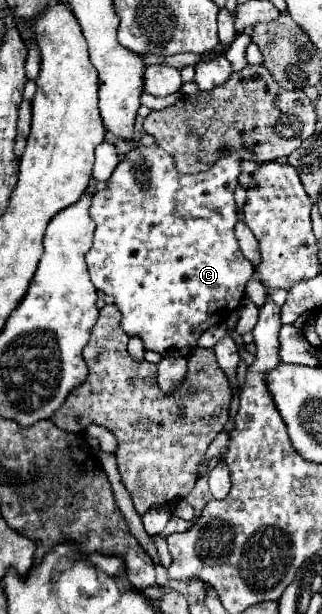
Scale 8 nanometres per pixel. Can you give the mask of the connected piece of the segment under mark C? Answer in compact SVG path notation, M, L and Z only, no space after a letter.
M158 145L154 147L136 147L132 151L128 151L122 161L118 163L116 171L112 173L110 181L106 183L106 187L102 191L98 191L92 199L92 207L90 207L90 215L96 221L96 233L94 233L94 245L92 249L86 253L86 263L88 263L88 271L92 277L92 283L96 287L100 287L106 295L112 295L116 299L116 307L122 313L122 329L130 335L130 337L138 337L144 343L146 351L154 351L158 355L164 355L168 349L176 349L180 351L182 357L188 357L196 347L198 347L198 337L212 325L216 325L218 321L222 323L224 319L230 317L232 311L238 309L240 301L244 299L244 289L248 279L254 273L254 265L242 255L240 247L238 247L238 239L234 235L234 227L238 223L238 209L234 203L234 191L238 187L238 177L242 173L240 167L242 159L238 153L232 153L228 157L218 159L206 173L194 173L194 175L180 175L174 167L172 157Z

